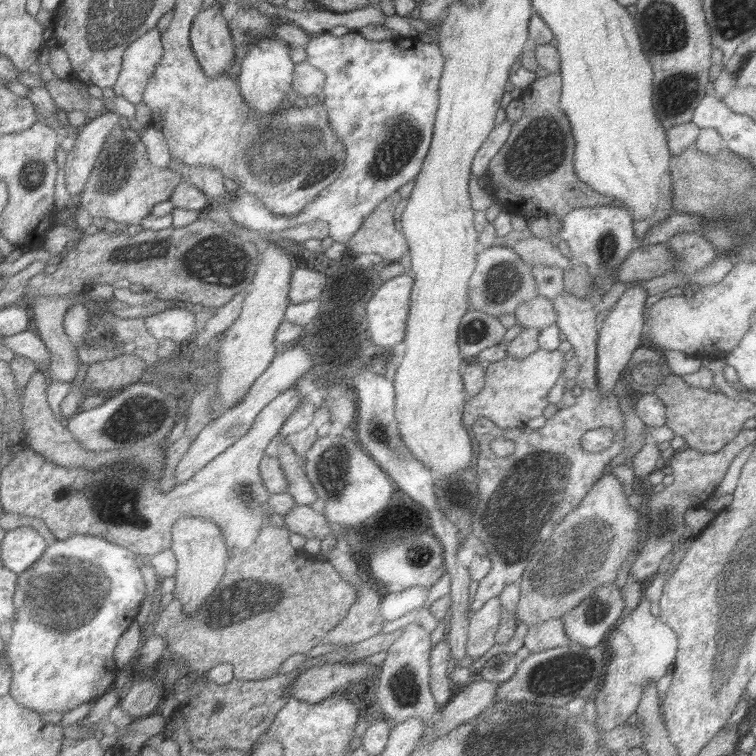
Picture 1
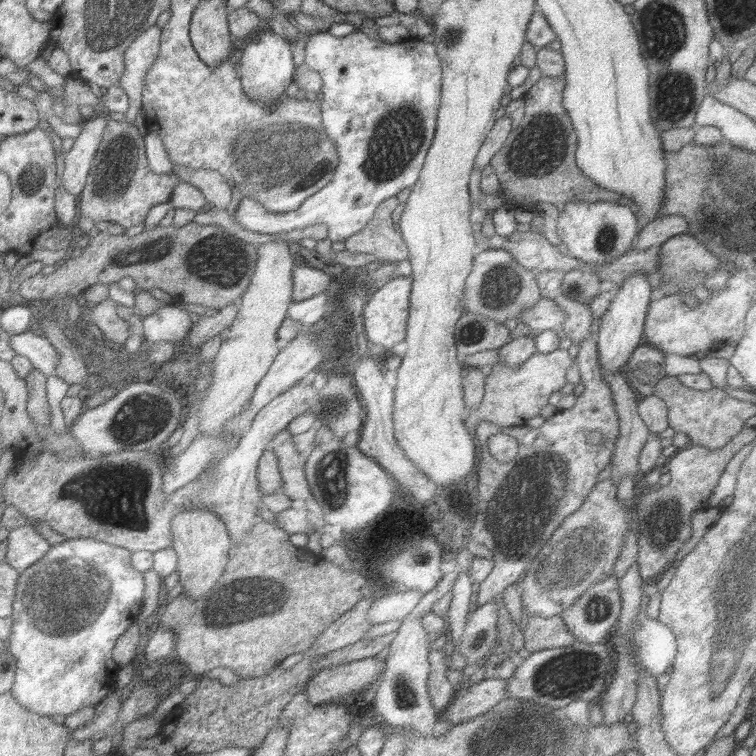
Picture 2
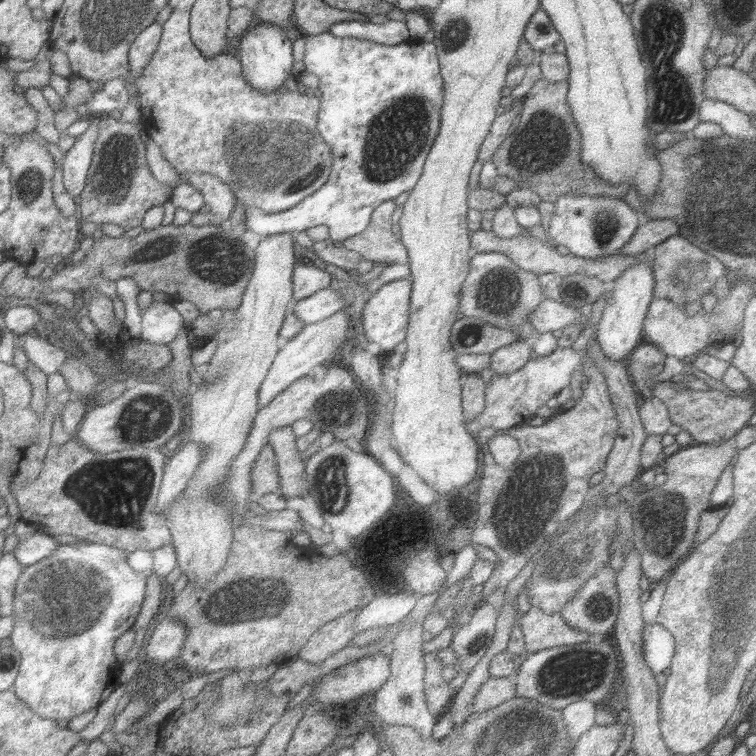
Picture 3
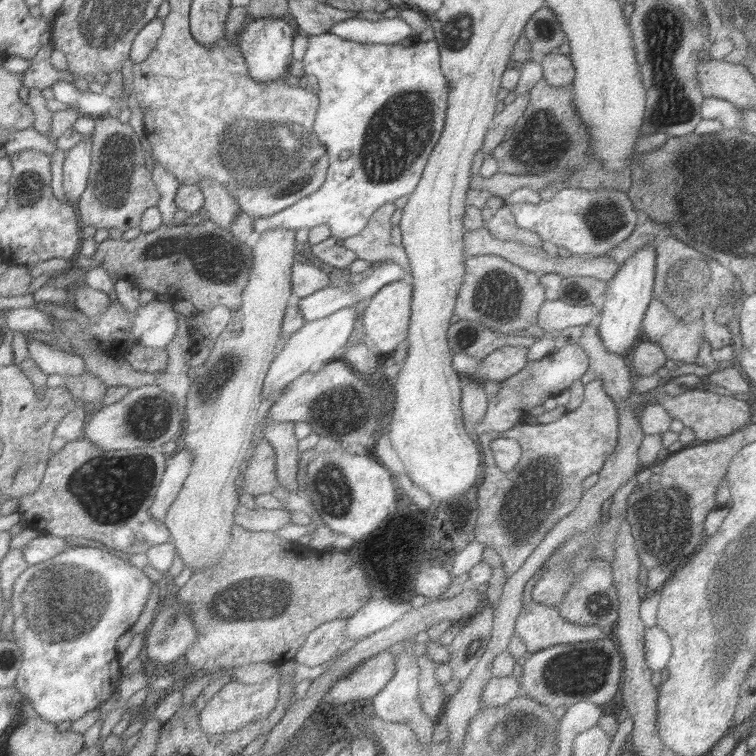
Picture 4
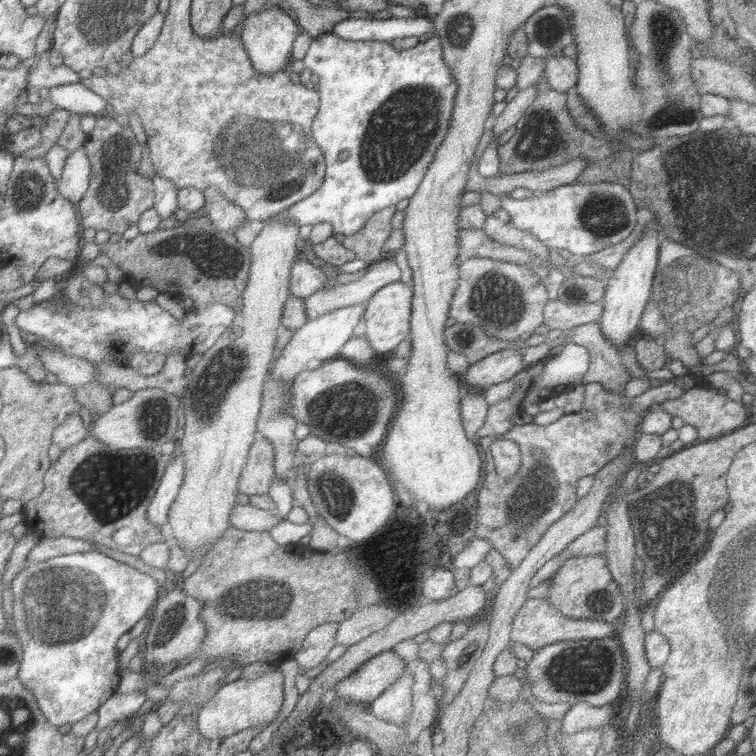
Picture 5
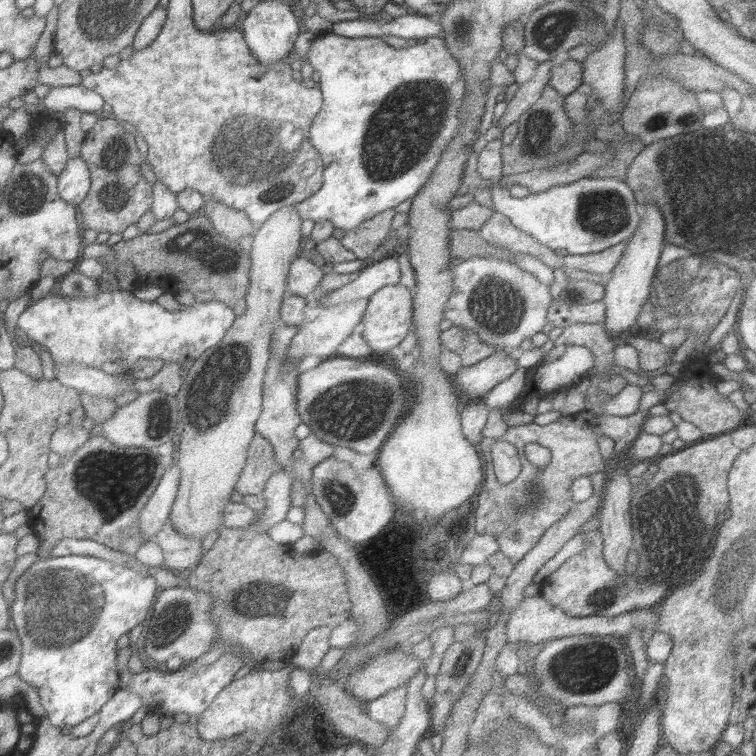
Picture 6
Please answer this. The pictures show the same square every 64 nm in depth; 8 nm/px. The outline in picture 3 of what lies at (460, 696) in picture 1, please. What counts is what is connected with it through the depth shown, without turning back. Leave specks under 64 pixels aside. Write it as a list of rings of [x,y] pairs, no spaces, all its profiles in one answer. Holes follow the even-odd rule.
[[[489,678],[489,682],[481,688],[475,700],[475,714],[489,712],[495,706],[501,706],[505,700],[511,700],[517,696],[515,678]]]

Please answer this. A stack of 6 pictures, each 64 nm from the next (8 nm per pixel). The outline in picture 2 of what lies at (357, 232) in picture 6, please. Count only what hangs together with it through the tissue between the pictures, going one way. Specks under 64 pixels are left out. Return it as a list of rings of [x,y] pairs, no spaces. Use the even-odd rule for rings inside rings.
[[[399,198],[381,204],[375,214],[375,220],[363,232],[345,242],[347,250],[375,256],[383,264],[401,264],[409,260],[411,258],[409,244],[403,240],[401,232],[395,230],[393,222],[393,212],[397,210],[399,204],[401,204]]]

